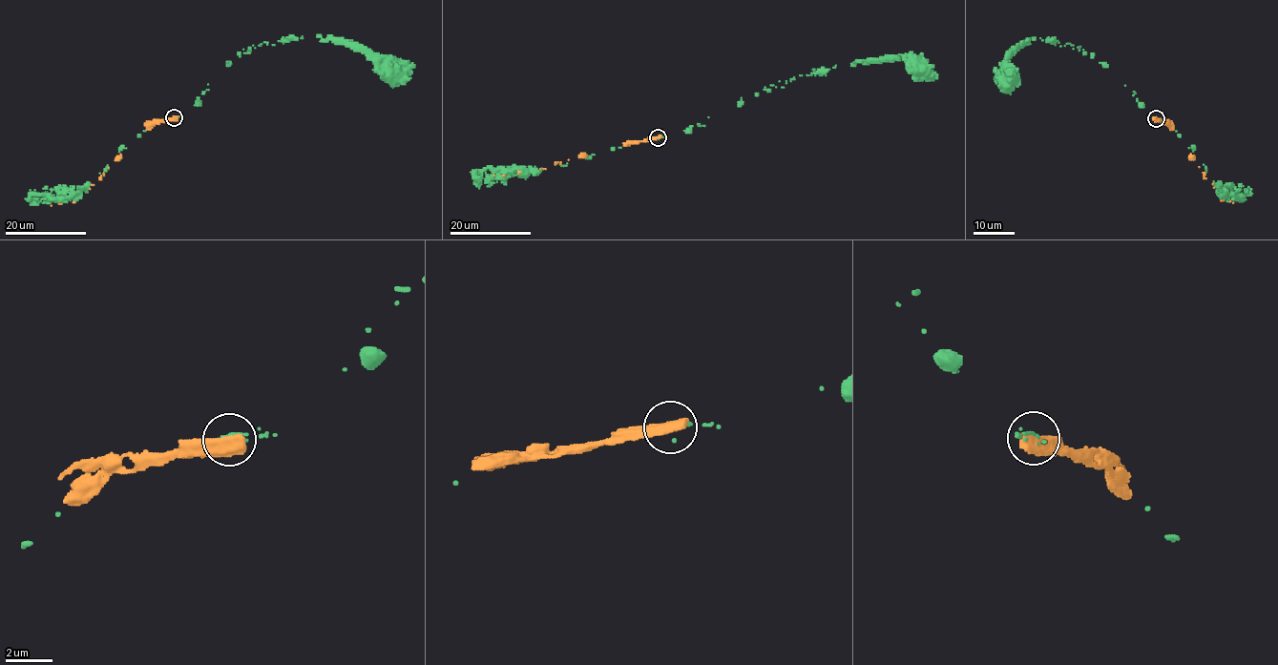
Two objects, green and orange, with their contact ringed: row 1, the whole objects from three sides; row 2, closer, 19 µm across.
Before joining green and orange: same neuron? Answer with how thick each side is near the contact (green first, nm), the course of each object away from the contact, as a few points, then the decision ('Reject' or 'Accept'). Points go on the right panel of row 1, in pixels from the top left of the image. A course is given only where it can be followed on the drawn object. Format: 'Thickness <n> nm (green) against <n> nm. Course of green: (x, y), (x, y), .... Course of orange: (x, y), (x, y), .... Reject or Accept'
Thickness 120 nm (green) against 650 nm. Course of green: (1156, 118), (1108, 66), (1079, 47), (1059, 47), (1056, 40), (1018, 43), (1006, 59), (999, 86). Course of orange: (1156, 118), (1166, 121), (1204, 172), (1203, 175), (1211, 183), (1220, 199), (1233, 202). Reject

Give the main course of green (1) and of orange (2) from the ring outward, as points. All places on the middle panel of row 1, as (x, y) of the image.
1: (657, 137), (701, 126), (779, 82), (836, 66), (904, 60), (932, 67)
2: (657, 137), (634, 140), (558, 161), (546, 168), (493, 176)

